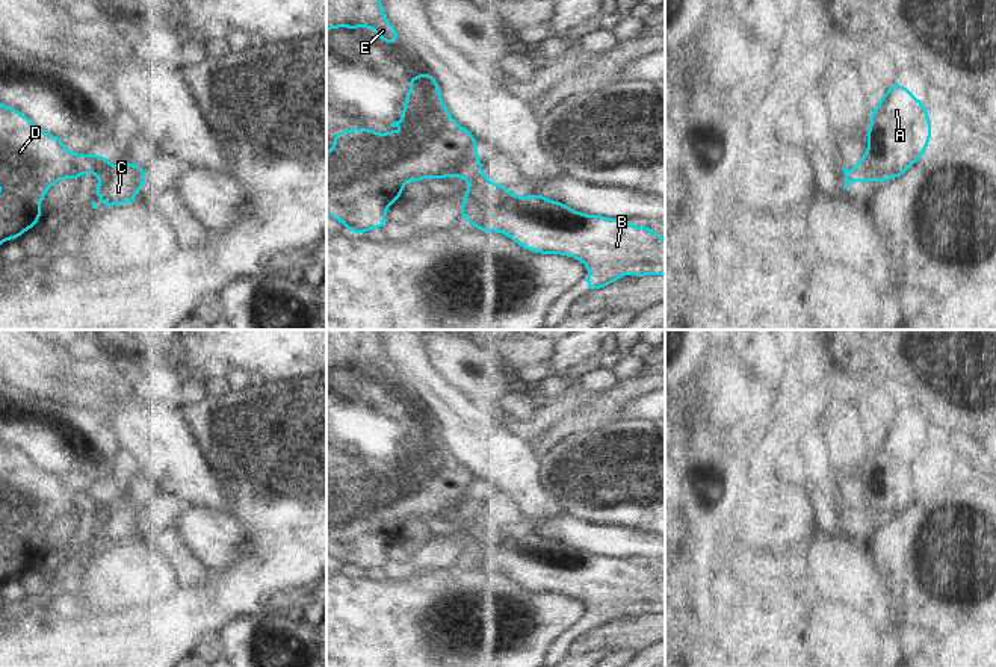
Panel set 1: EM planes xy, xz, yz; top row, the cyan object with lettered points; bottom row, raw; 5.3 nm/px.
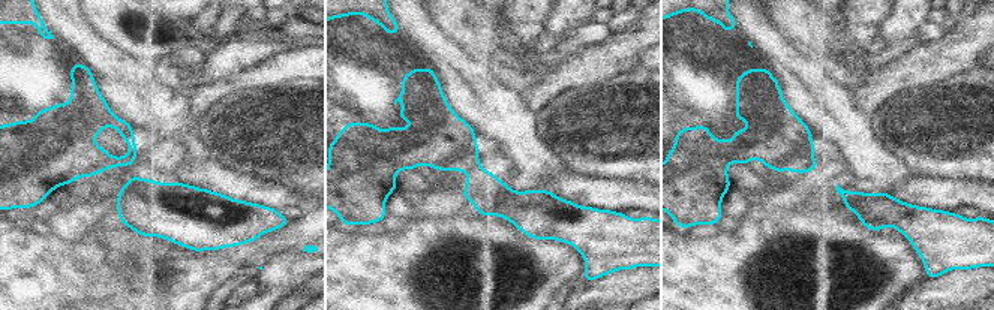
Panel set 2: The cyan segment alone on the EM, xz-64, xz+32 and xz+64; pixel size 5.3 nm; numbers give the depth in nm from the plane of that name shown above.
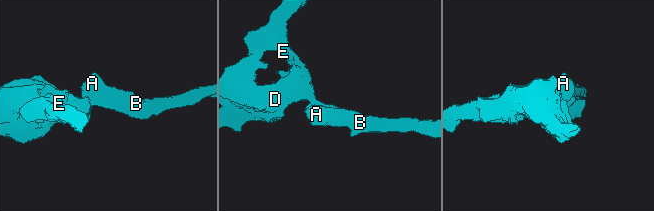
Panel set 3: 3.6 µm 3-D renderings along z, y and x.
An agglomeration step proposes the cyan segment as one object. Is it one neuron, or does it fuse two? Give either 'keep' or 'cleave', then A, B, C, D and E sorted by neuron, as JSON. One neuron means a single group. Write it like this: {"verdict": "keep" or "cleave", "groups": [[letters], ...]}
{"verdict": "cleave", "groups": [["A", "B"], ["C", "D", "E"]]}

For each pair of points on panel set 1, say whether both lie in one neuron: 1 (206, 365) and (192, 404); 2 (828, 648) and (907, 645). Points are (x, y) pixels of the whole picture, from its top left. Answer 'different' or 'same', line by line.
1: different
2: different

